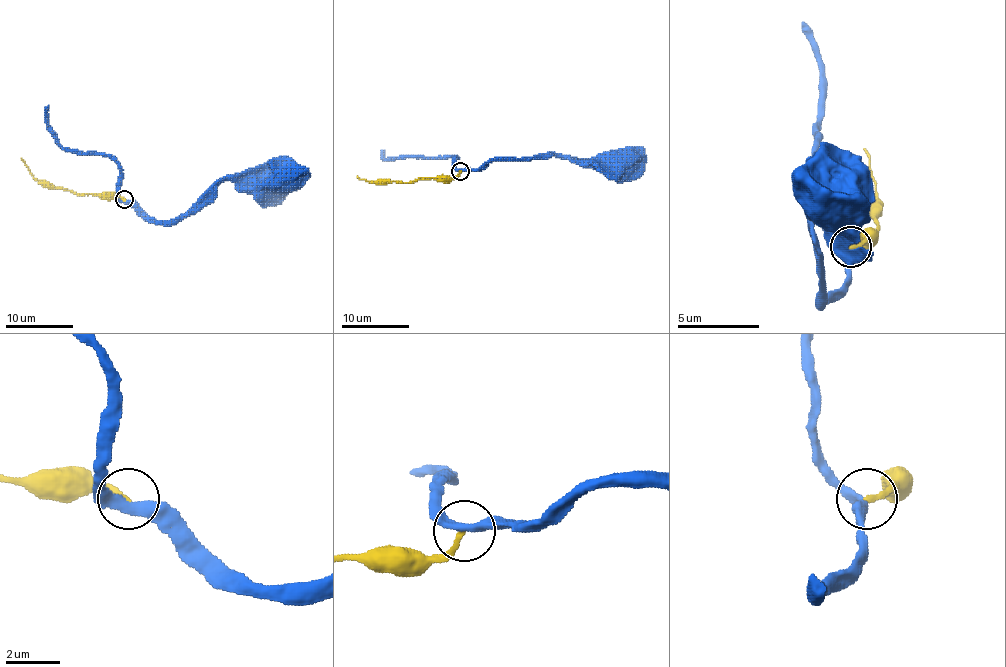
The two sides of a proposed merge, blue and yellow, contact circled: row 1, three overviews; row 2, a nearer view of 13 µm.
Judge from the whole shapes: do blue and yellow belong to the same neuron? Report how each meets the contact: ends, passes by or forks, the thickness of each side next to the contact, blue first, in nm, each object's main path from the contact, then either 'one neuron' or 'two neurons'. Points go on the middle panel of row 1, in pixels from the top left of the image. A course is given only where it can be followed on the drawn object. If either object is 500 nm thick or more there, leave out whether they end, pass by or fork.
blue passes by; yellow ends there; 360 nm thick on the blue side, 200 nm on the other; blue runs (459, 171), (479, 171), (490, 162), (517, 159), (571, 157), (578, 162), (612, 162), (617, 159); yellow runs (461, 171), (454, 177), (418, 177), (405, 182), (366, 181), (357, 176); two neurons

